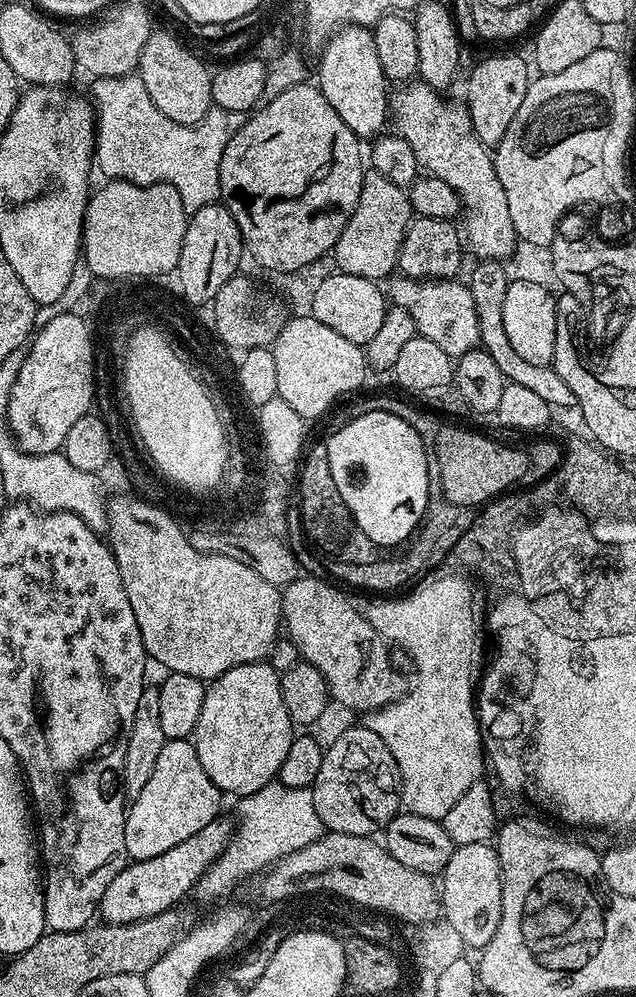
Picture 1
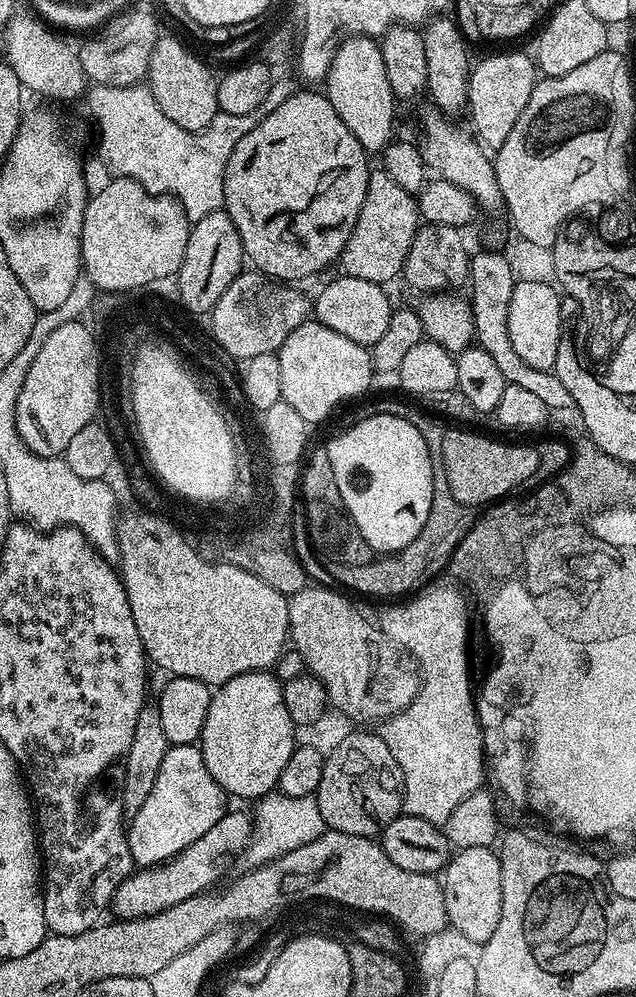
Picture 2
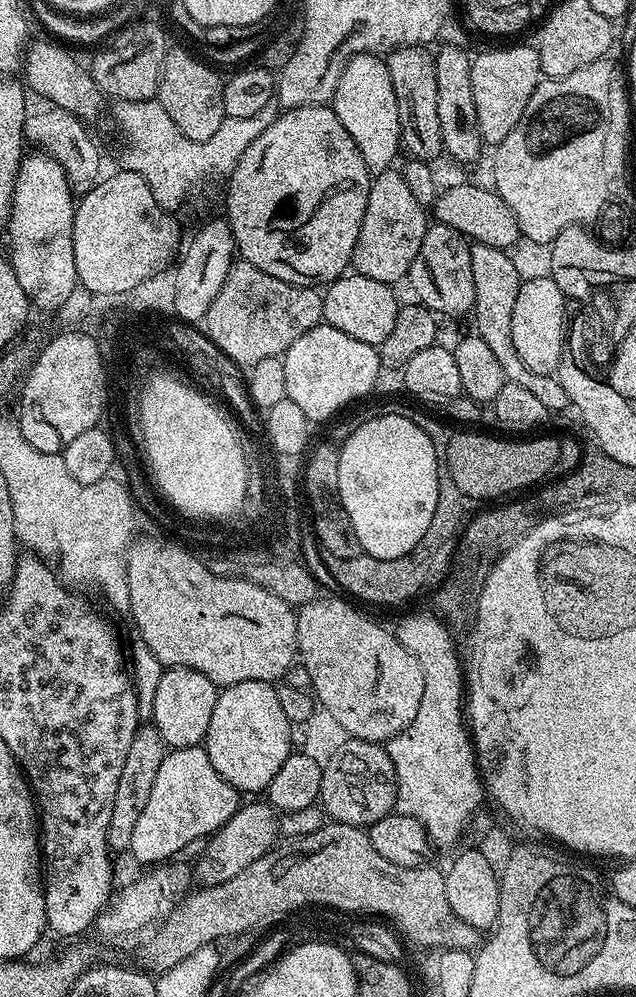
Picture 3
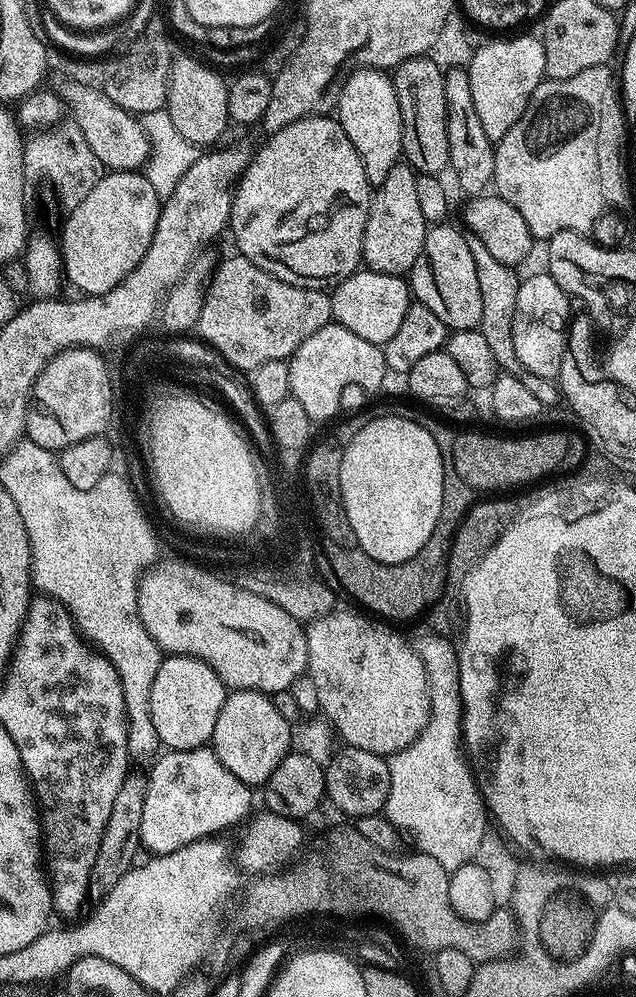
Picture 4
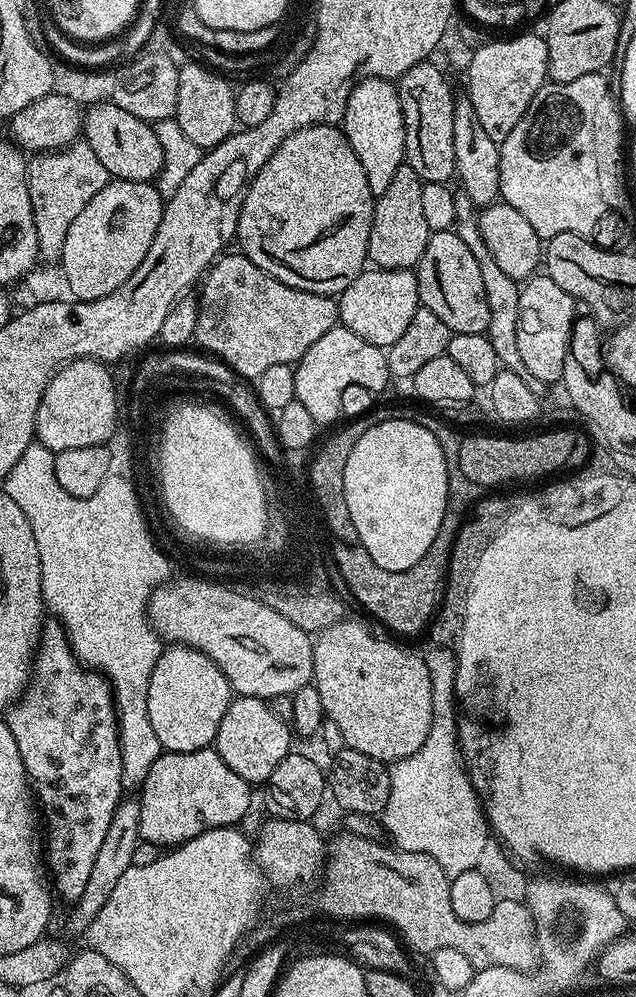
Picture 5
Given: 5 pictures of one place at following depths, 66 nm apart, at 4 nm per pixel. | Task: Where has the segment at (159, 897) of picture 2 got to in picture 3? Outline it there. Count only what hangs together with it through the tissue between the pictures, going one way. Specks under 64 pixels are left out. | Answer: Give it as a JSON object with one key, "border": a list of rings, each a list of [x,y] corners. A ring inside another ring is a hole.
{"border":[[[252,798],[249,802],[241,803],[240,808],[230,818],[230,822],[223,824],[220,829],[212,833],[207,841],[208,849],[204,852],[204,857],[197,862],[197,872],[194,876],[202,880],[201,883],[221,884],[234,874],[242,874],[250,862],[262,858],[266,853],[273,851],[276,840],[276,828],[278,832],[278,813],[271,804],[260,798]]]}

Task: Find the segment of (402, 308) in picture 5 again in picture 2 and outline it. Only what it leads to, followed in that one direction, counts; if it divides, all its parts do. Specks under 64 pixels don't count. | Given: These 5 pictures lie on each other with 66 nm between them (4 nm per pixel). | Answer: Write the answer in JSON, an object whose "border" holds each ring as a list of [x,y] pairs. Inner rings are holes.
{"border":[[[337,275],[337,280],[332,280],[320,293],[314,296],[314,316],[319,323],[325,324],[334,334],[342,334],[342,338],[350,338],[350,342],[358,342],[363,348],[371,349],[373,344],[382,338],[386,326],[390,326],[390,318],[394,311],[394,304],[388,301],[388,296],[383,287],[374,282],[366,282],[366,278]]]}

